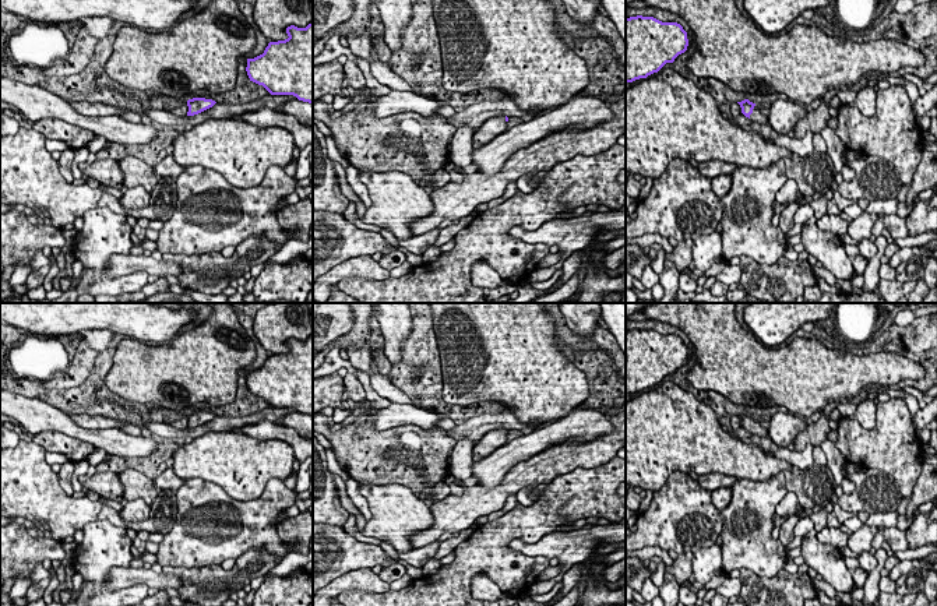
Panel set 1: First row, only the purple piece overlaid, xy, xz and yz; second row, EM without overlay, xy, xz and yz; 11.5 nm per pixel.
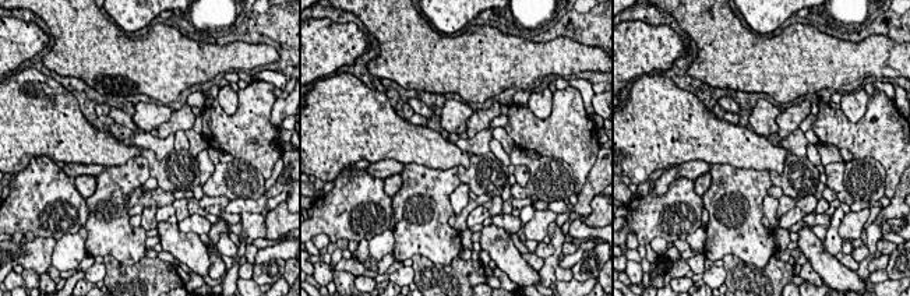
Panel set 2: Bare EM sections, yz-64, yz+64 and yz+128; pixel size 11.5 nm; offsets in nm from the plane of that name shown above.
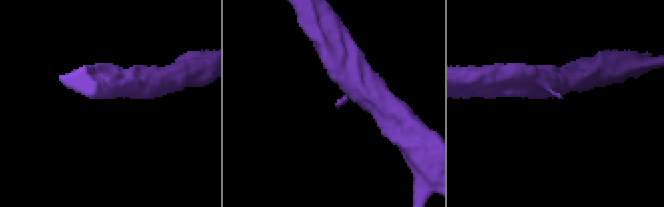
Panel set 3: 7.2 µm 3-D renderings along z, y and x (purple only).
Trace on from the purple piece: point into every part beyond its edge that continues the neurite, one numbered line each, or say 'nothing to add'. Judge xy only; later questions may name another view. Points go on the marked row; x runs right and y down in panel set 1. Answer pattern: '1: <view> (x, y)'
nothing to add

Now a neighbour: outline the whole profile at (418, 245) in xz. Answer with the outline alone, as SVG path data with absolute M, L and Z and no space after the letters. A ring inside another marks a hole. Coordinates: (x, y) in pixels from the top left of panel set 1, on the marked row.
M440 229L426 232L425 235L413 236L408 240L398 240L398 244L406 249L409 253L423 256L423 253L434 244L440 233Z

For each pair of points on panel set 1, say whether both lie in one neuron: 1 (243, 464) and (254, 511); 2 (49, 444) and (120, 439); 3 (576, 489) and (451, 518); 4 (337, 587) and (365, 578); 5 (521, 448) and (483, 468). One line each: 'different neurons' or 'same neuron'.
1: different neurons
2: different neurons
3: different neurons
4: same neuron
5: same neuron

